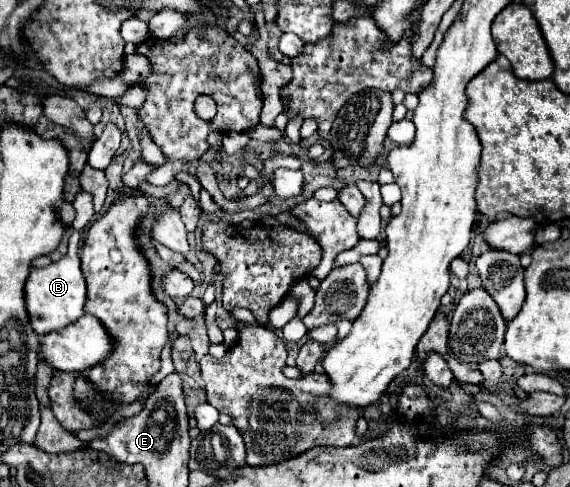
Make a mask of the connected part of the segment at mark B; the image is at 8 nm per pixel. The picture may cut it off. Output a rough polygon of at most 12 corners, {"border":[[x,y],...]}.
{"border":[[79,247],[31,267],[25,305],[35,333],[59,331],[83,315]]}

